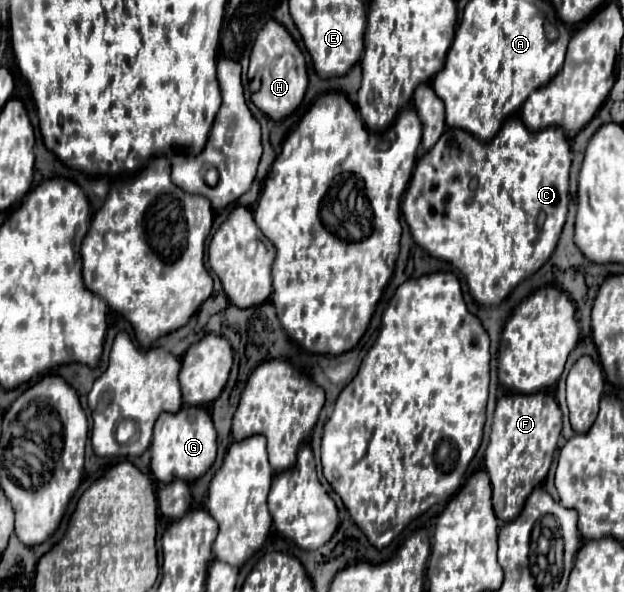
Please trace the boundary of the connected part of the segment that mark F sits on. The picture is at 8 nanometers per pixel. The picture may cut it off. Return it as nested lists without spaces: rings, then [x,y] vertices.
[[[512,394],[498,400],[484,464],[494,492],[494,514],[500,522],[512,522],[522,512],[532,490],[544,482],[558,448],[560,430],[562,412],[550,394]]]

